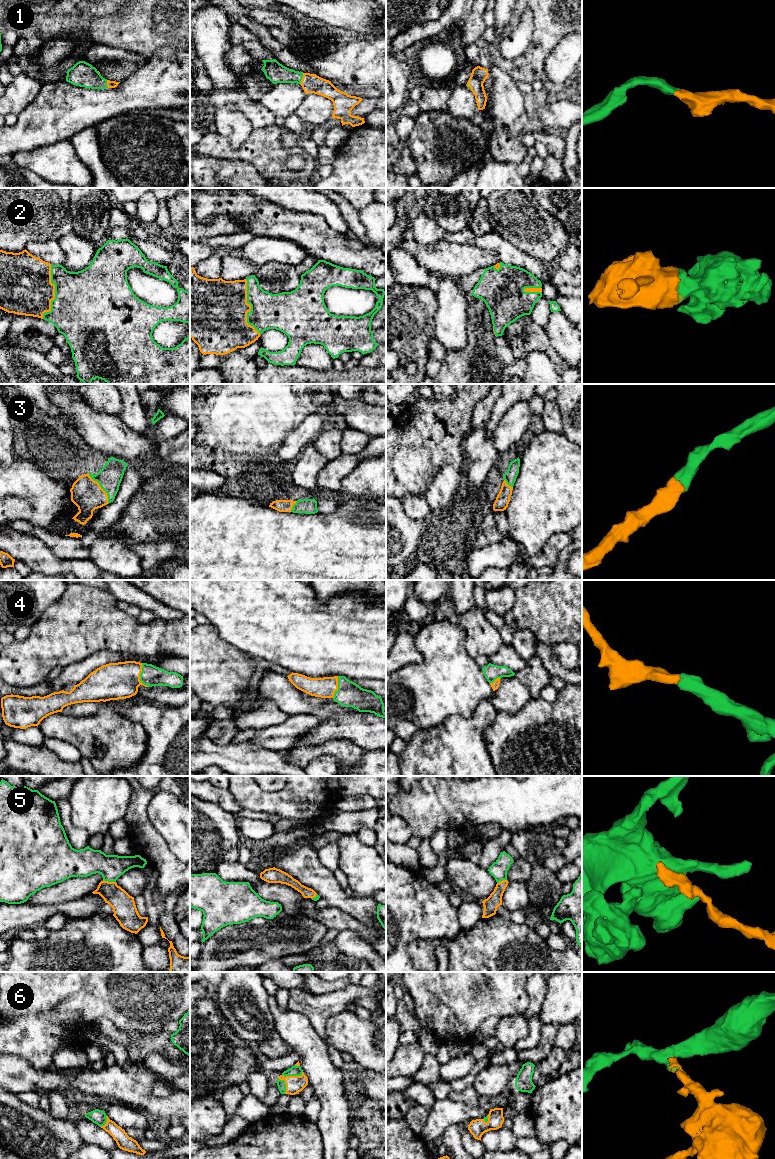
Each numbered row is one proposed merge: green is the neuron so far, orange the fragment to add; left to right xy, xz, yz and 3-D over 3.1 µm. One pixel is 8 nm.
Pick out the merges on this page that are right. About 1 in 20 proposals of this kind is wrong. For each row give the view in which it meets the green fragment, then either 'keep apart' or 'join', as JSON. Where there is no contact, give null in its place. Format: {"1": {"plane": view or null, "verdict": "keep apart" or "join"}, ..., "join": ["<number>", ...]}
{"1": {"plane": "xz", "verdict": "join"}, "2": {"plane": "xy", "verdict": "join"}, "3": {"plane": "xy", "verdict": "join"}, "4": {"plane": "xy", "verdict": "join"}, "5": {"plane": "xy", "verdict": "join"}, "6": {"plane": "xz", "verdict": "join"}, "join": ["1", "2", "3", "4", "5", "6"]}

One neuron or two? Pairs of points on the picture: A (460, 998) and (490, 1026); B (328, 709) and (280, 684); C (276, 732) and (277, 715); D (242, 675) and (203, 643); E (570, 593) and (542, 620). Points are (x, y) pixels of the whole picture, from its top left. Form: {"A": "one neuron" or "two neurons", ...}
{"A": "two neurons", "B": "one neuron", "C": "two neurons", "D": "one neuron", "E": "one neuron"}

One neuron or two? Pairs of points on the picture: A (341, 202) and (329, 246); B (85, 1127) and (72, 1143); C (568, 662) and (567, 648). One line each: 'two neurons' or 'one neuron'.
A: two neurons
B: two neurons
C: one neuron

